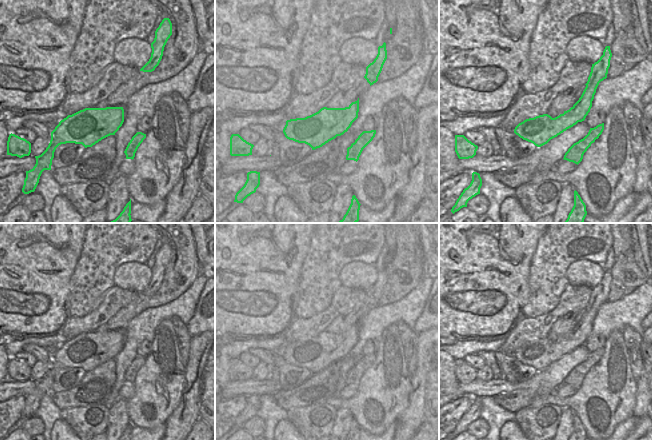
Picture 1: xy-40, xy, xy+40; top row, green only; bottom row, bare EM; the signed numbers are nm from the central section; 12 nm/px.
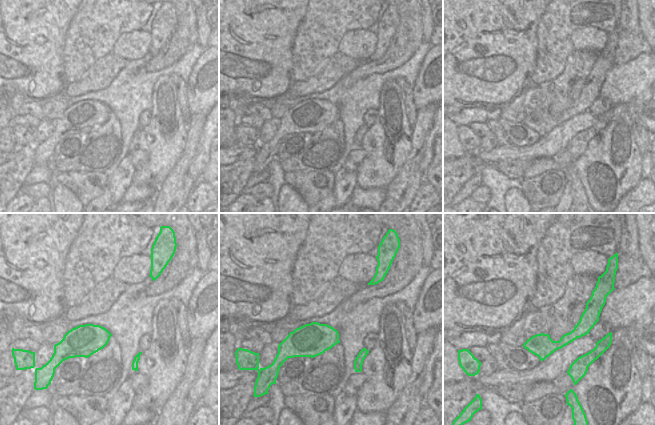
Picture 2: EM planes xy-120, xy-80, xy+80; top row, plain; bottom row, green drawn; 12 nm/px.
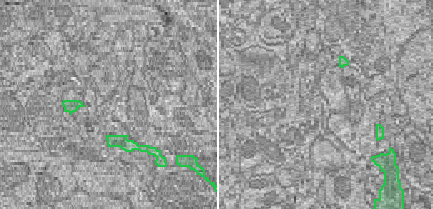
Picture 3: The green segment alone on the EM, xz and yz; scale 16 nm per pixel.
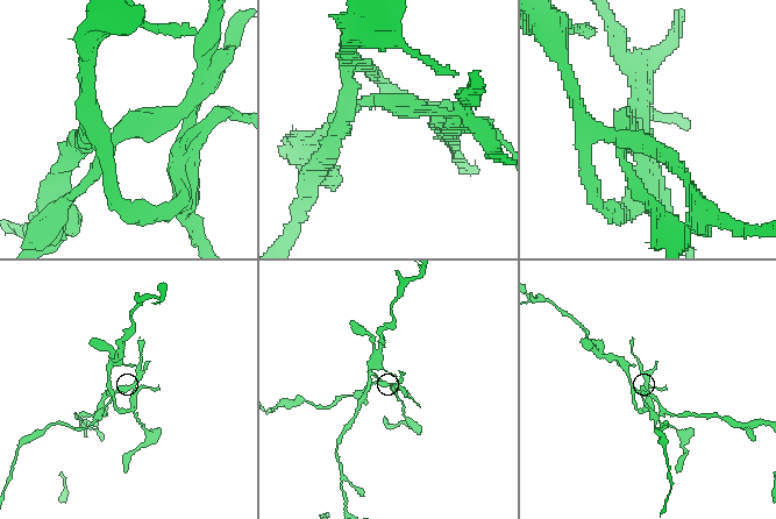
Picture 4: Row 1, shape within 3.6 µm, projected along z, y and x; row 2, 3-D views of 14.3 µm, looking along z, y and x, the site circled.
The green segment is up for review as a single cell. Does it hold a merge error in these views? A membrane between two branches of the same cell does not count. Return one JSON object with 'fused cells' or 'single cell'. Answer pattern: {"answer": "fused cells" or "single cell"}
{"answer": "fused cells"}

